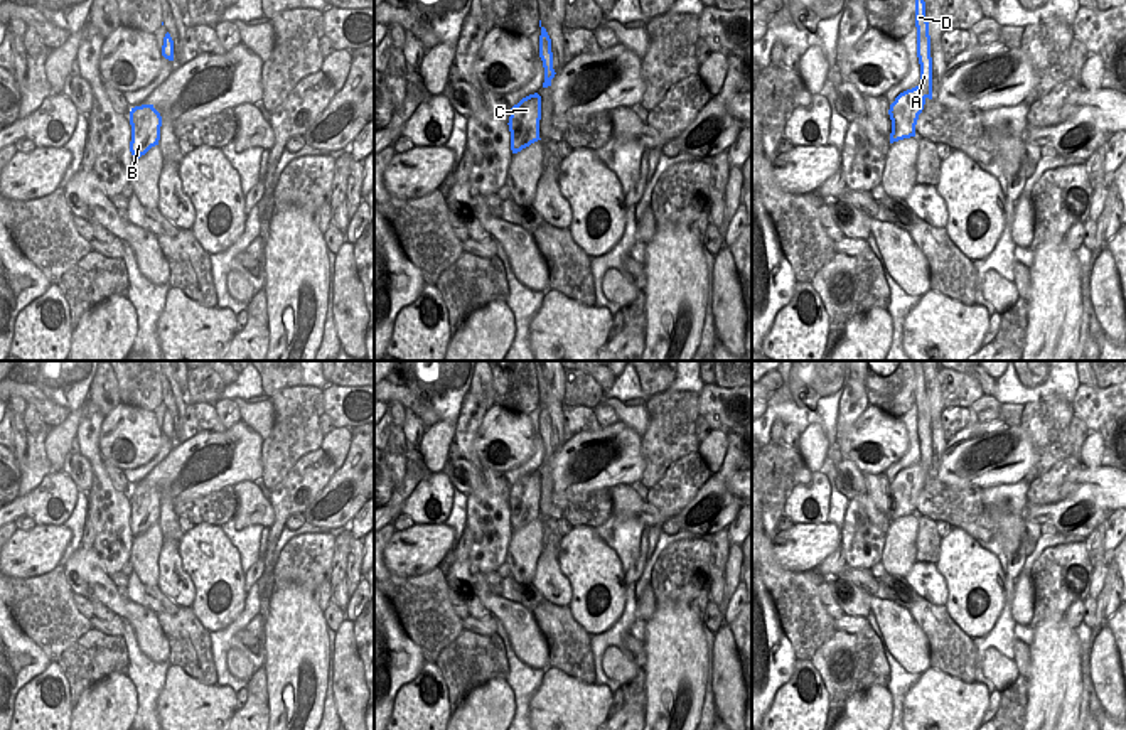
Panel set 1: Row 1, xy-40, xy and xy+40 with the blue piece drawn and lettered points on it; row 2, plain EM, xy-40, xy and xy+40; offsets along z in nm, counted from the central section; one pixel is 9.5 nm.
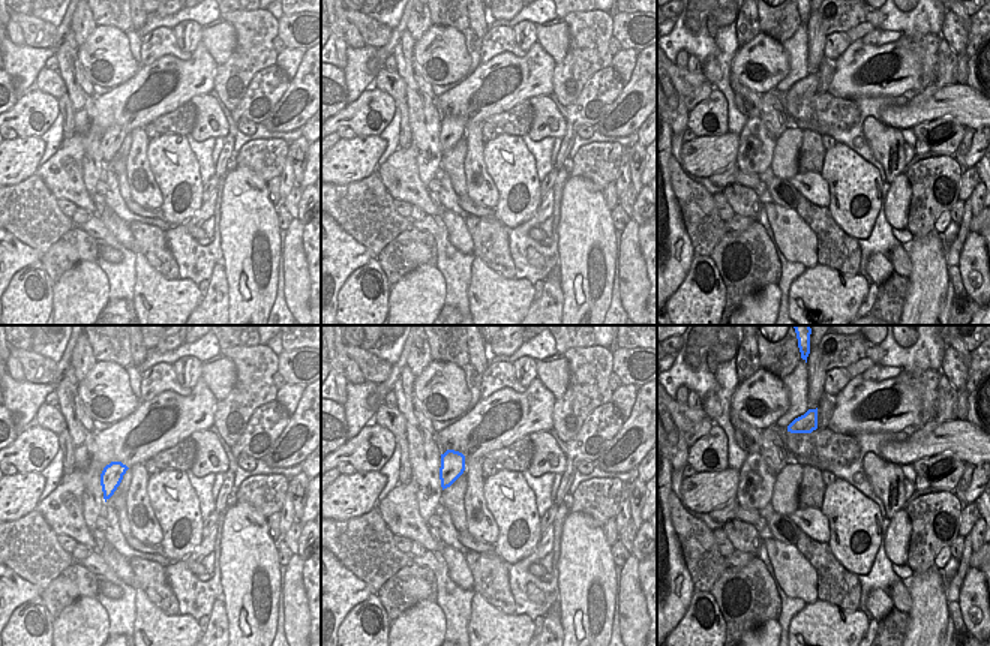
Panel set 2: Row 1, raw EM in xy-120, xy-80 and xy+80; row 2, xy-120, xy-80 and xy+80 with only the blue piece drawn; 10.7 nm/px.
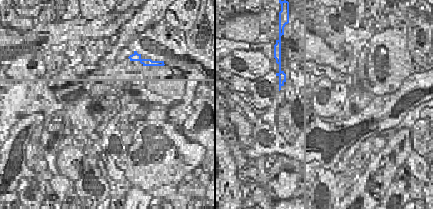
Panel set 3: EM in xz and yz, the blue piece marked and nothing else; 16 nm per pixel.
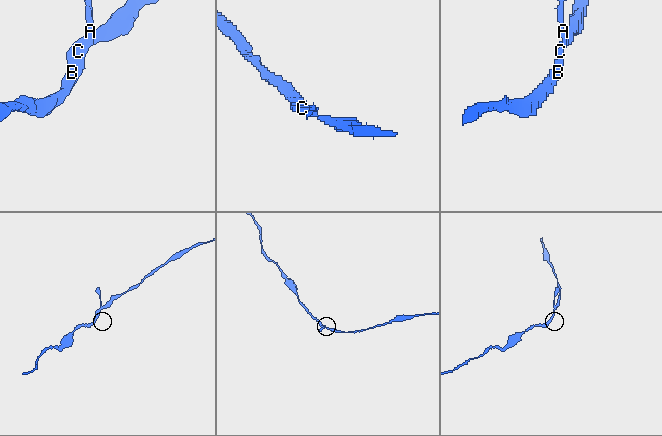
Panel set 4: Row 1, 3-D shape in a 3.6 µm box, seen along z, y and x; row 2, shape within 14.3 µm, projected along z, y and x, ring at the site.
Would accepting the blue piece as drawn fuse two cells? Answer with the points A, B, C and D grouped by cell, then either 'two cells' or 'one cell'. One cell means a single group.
groups A D / B C; two cells

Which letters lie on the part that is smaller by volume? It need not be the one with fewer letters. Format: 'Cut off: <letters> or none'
Cut off: A, D.

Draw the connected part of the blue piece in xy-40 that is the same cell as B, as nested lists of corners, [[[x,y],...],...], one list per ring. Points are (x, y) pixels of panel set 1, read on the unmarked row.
[[[153,482],[135,484],[130,489],[130,502],[130,529],[135,538],[145,533],[152,524],[158,523],[162,494]]]

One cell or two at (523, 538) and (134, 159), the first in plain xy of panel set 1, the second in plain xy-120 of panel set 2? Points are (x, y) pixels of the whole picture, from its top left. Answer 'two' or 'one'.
two

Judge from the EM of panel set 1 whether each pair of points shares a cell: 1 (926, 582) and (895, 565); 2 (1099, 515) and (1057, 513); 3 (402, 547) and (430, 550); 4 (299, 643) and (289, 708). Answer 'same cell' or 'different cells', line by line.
1: different cells
2: same cell
3: same cell
4: same cell

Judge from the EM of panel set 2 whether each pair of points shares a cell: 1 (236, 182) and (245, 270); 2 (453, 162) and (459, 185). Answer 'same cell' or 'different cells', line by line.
1: same cell
2: same cell

